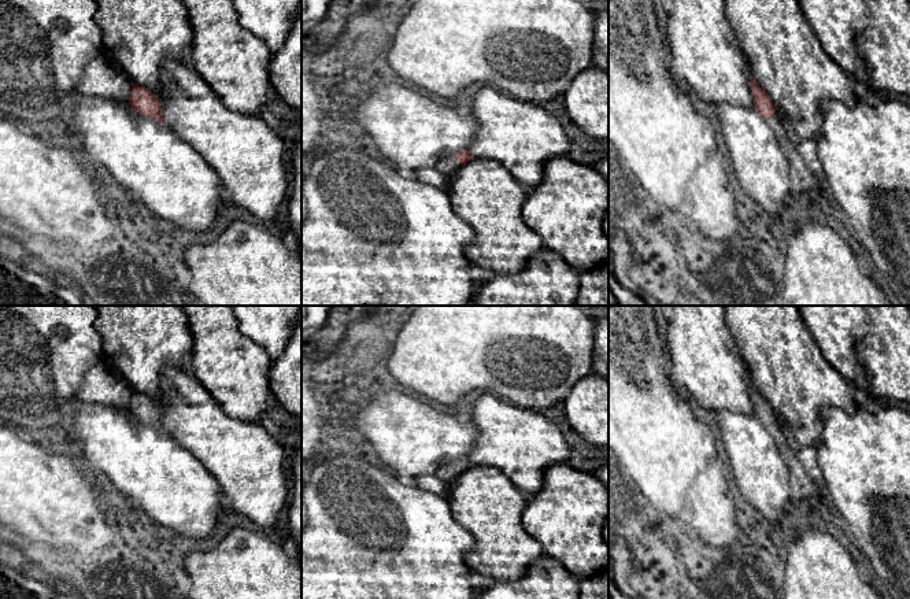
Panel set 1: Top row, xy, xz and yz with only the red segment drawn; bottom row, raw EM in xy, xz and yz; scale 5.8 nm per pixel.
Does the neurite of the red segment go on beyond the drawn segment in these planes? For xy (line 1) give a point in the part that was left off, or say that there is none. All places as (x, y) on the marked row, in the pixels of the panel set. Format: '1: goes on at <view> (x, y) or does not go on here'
1: does not go on here

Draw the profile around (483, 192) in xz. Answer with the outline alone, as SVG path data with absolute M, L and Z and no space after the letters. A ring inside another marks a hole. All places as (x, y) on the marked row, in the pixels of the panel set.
M474 158L447 178L445 192L455 214L474 232L474 241L466 247L471 263L497 274L517 274L544 247L522 217L528 189L499 162Z

